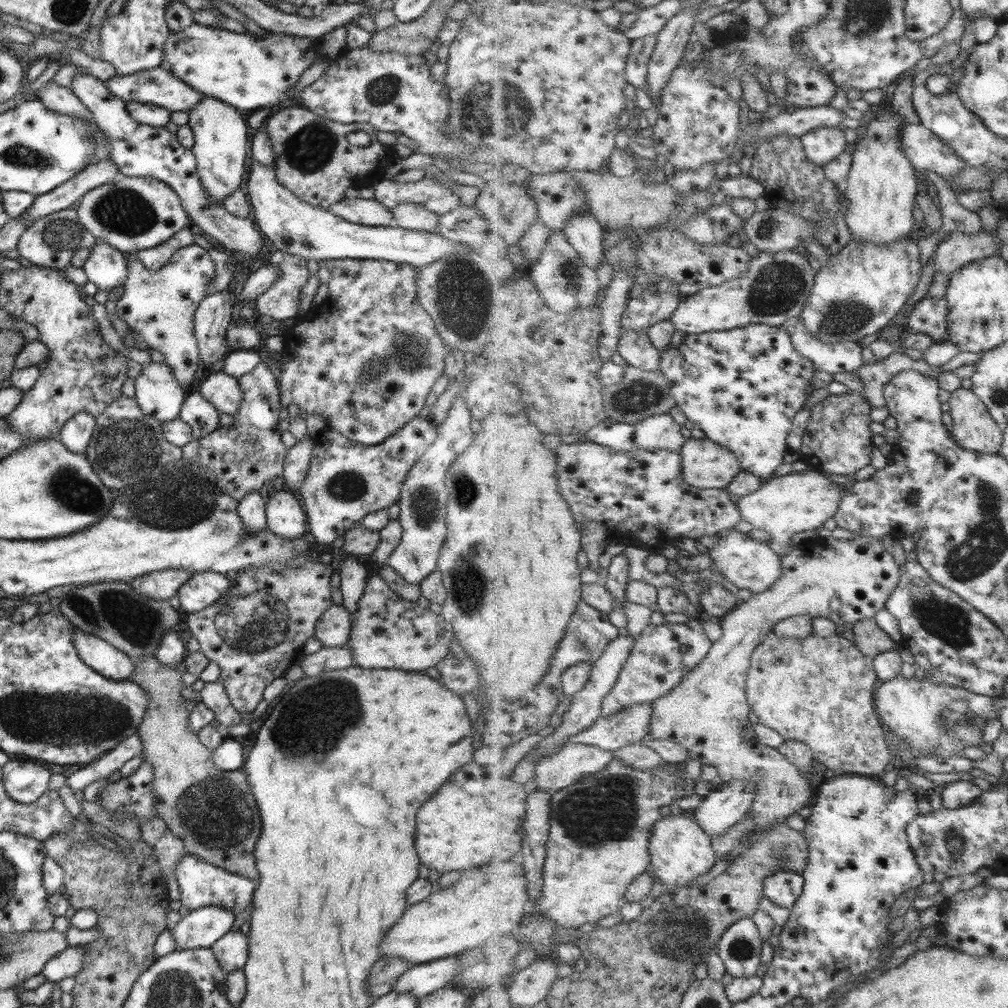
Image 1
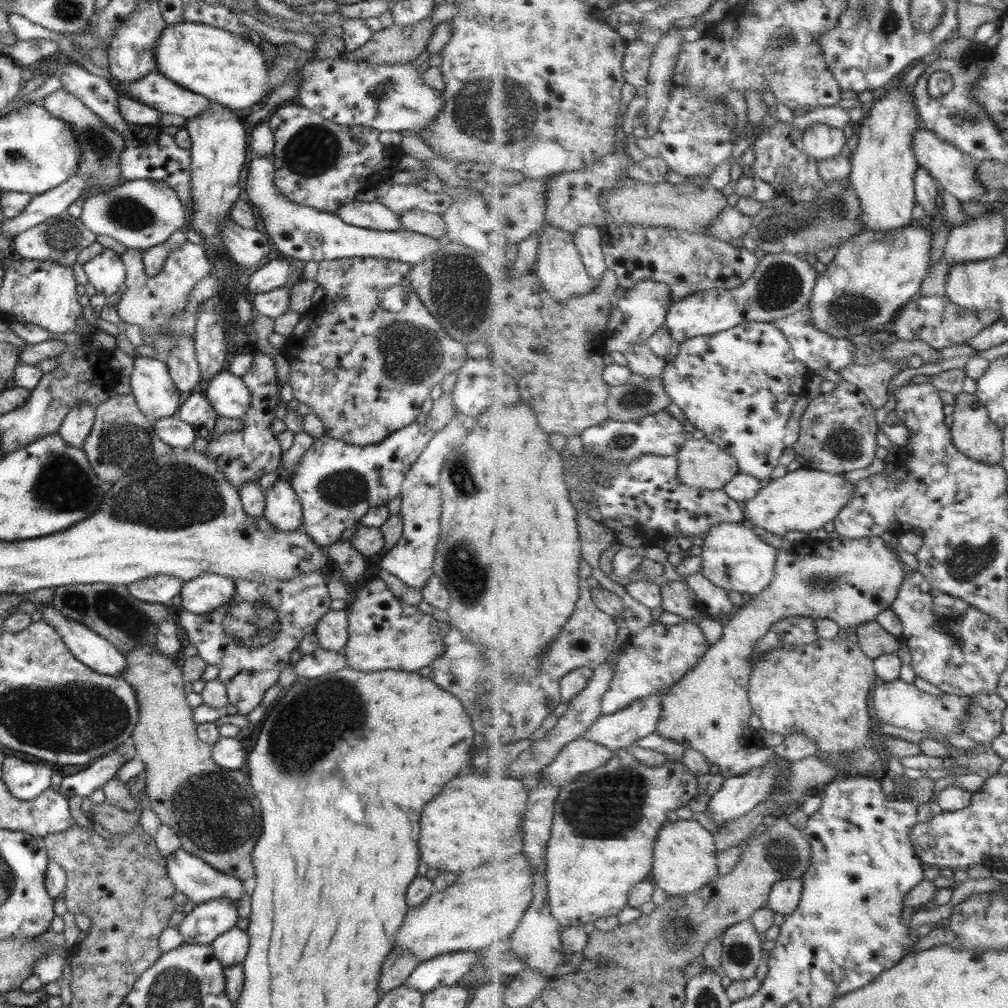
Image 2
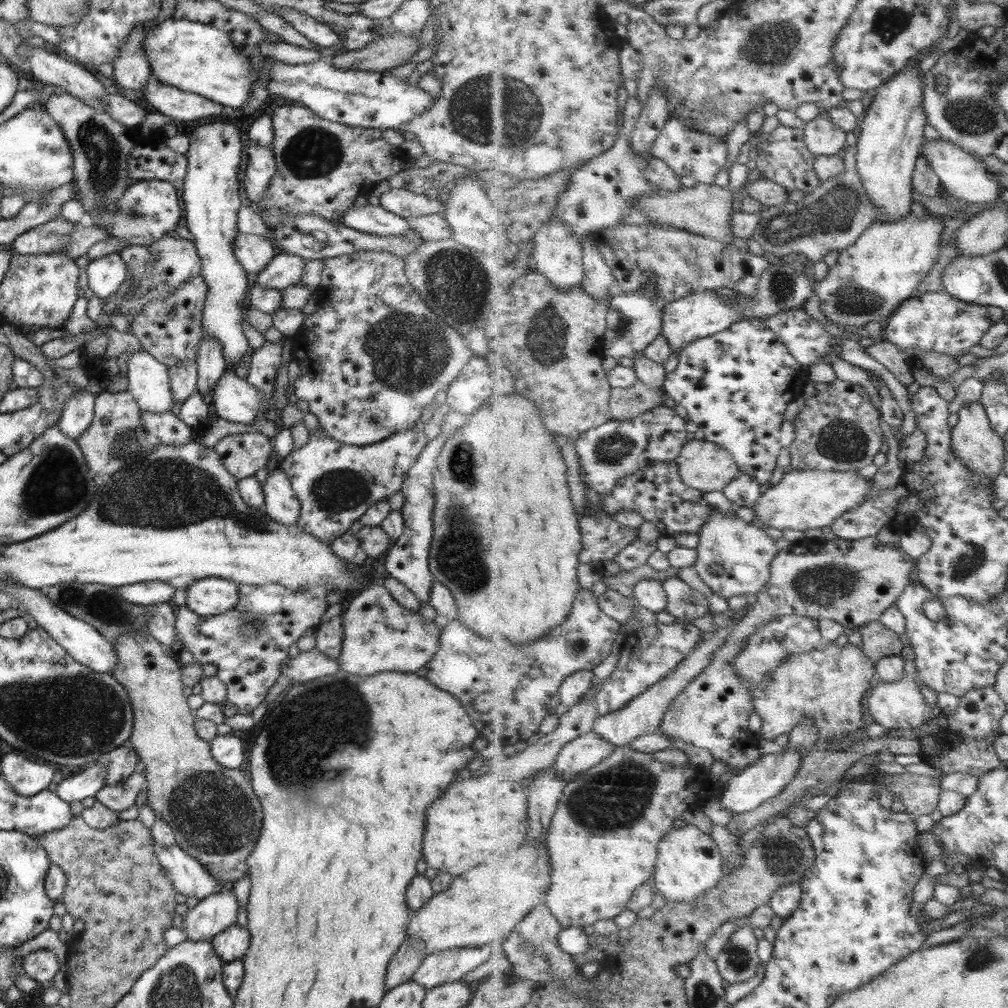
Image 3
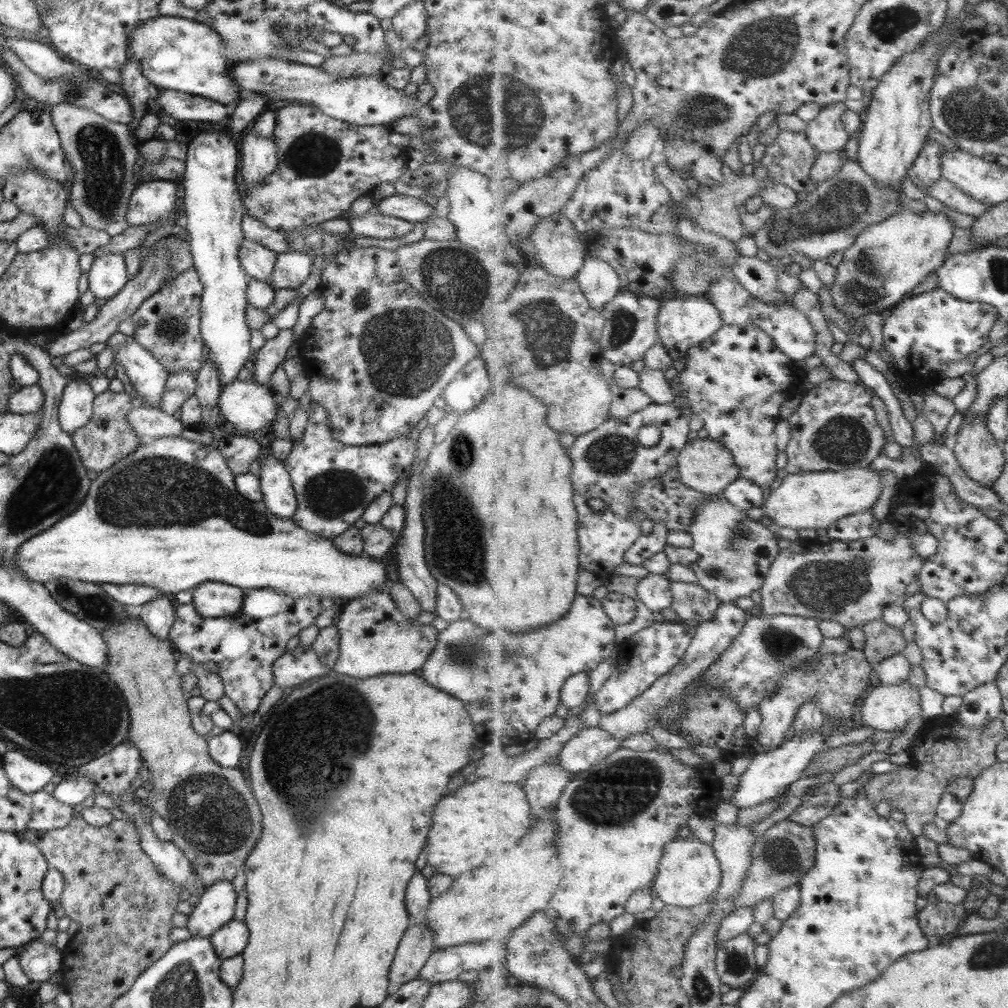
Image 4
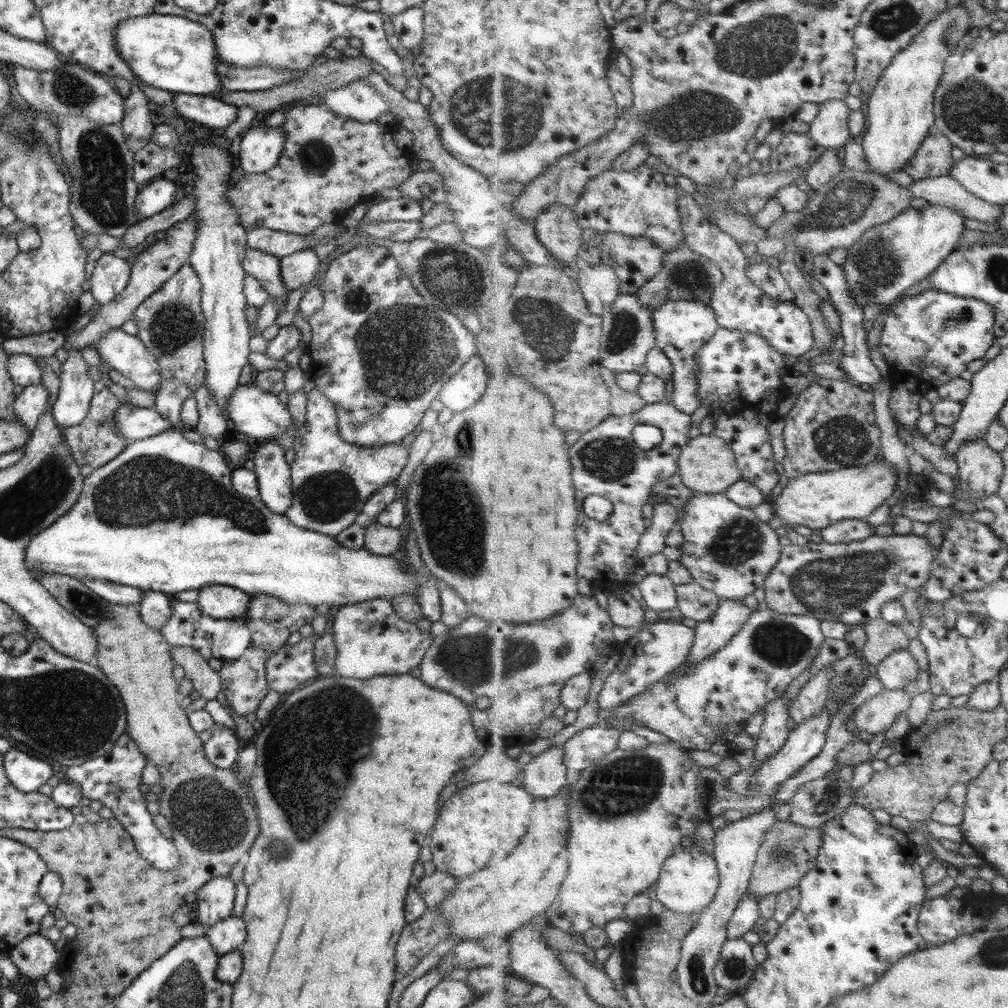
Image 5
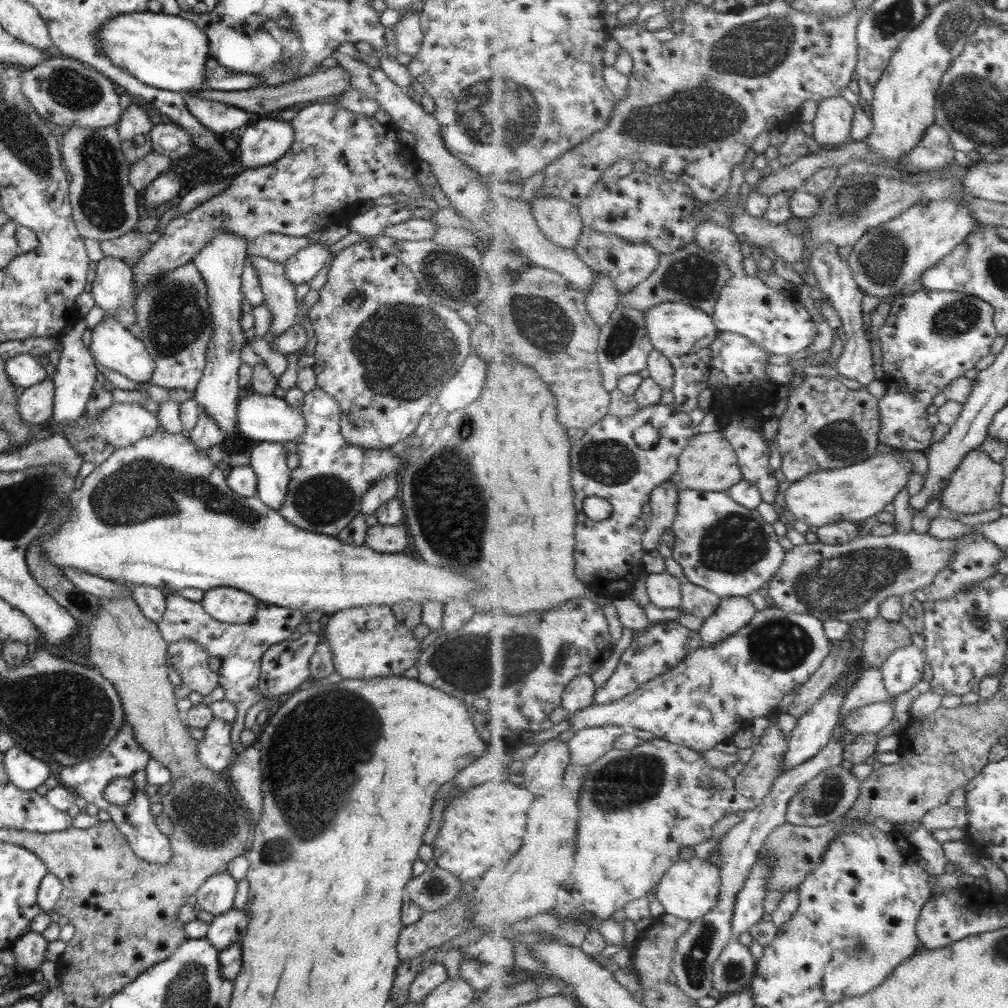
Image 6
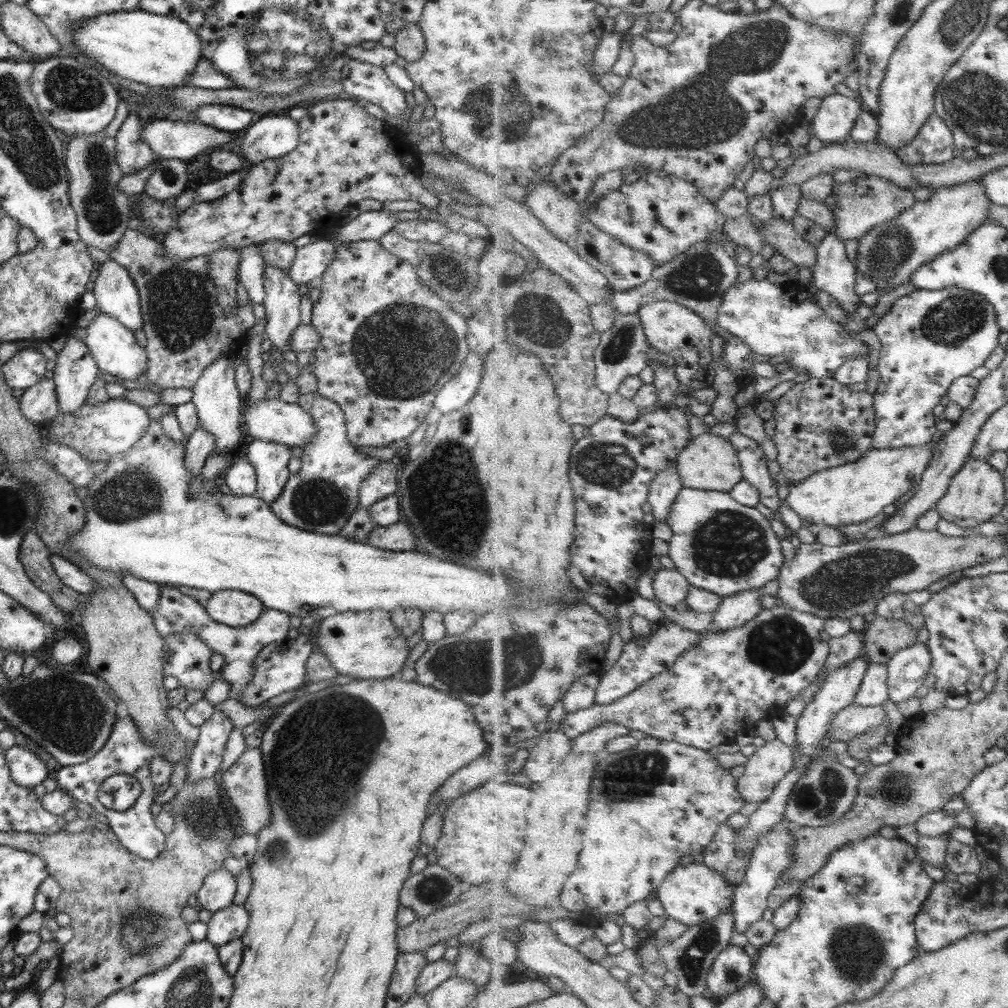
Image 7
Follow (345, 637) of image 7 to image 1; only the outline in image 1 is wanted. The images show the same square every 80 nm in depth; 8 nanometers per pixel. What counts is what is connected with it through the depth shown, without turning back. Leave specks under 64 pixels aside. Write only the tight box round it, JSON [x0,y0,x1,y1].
[345,574,453,673]

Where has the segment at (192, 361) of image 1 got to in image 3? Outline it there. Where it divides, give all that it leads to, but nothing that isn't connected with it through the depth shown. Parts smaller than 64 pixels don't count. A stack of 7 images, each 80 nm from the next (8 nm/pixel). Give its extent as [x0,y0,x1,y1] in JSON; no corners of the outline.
[117,234,201,412]

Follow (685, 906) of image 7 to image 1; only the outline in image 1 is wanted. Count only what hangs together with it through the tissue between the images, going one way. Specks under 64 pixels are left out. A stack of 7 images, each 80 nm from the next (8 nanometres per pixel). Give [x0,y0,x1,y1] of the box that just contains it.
[650,816,718,889]

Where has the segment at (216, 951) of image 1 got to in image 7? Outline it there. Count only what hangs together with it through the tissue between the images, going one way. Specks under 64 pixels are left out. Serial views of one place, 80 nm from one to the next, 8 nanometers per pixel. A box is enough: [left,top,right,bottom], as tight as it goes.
[204,904,248,947]

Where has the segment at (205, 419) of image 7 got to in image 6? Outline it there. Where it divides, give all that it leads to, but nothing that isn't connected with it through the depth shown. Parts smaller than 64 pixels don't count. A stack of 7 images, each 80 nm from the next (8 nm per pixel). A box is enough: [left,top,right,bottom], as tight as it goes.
[191,232,247,438]

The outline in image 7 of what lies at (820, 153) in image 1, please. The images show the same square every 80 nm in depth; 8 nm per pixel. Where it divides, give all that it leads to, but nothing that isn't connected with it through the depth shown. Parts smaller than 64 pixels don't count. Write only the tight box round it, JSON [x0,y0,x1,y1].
[811,93,863,145]

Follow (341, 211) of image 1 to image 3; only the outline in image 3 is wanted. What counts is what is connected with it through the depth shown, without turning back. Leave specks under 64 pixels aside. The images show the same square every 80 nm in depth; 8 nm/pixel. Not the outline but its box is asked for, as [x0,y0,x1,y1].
[341,203,409,237]

